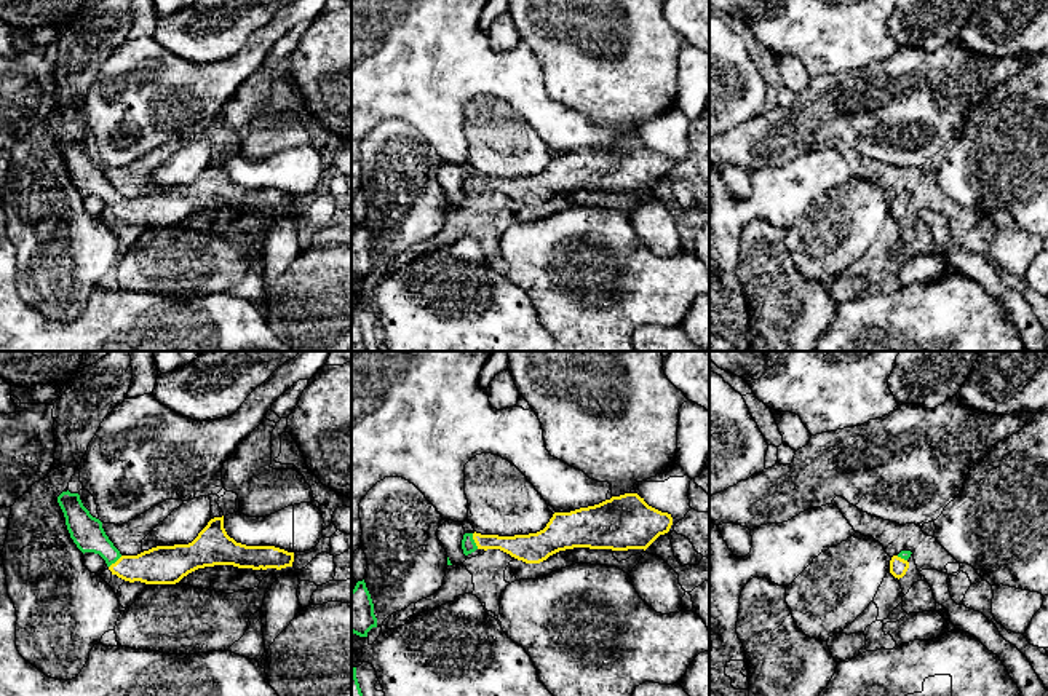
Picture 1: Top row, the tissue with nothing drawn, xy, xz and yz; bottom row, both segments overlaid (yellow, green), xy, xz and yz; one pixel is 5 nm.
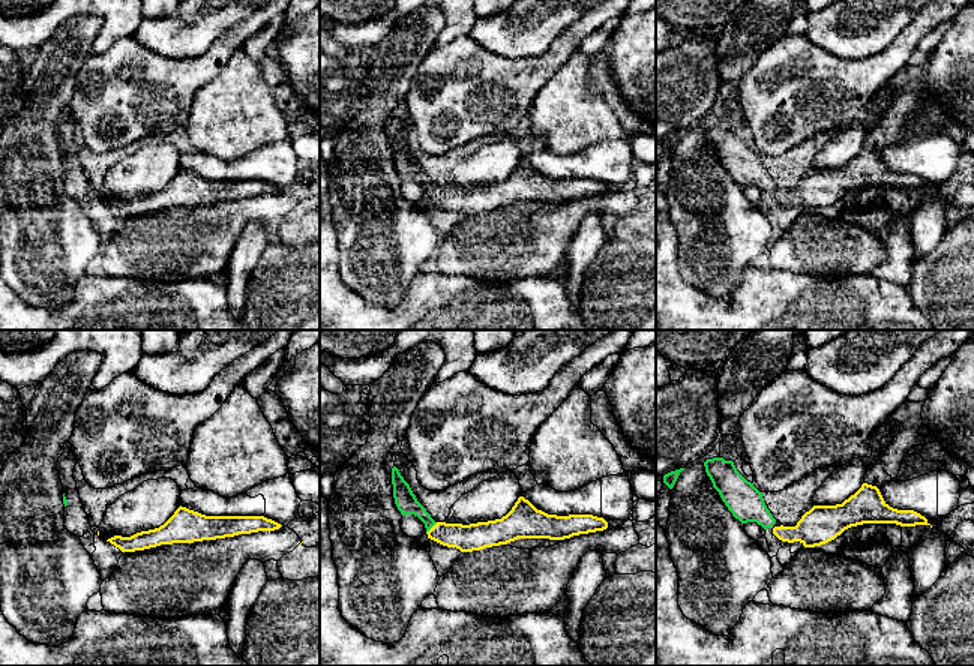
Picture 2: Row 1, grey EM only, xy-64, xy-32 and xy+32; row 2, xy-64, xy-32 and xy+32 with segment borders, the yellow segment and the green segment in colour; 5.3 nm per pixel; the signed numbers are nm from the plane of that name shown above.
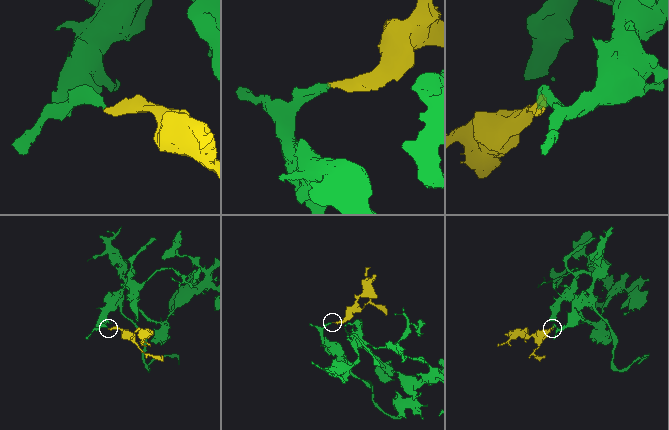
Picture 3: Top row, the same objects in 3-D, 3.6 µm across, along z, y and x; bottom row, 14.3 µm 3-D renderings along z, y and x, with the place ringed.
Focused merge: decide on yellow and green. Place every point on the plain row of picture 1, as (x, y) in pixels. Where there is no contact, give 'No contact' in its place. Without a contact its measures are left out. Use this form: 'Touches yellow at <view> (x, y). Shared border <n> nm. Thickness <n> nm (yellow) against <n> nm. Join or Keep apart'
Touches yellow at xz (475, 184). Shared border 90 nm. Thickness 130 nm (yellow) against 70 nm. Join

